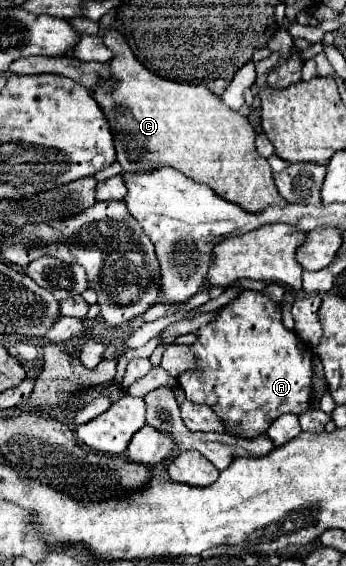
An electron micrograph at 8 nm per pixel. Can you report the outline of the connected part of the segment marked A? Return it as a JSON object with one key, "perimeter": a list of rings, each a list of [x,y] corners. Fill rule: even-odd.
{"perimeter":[[[241,290],[235,300],[231,300],[217,312],[215,320],[197,330],[197,340],[191,344],[191,348],[201,368],[197,368],[197,372],[185,372],[185,376],[179,376],[179,386],[185,390],[191,402],[221,408],[215,410],[215,414],[227,424],[233,434],[253,438],[265,434],[277,416],[285,412],[303,414],[305,410],[309,410],[313,352],[303,340],[297,338],[293,330],[287,330],[283,326],[281,306],[273,302],[265,292]]]}

